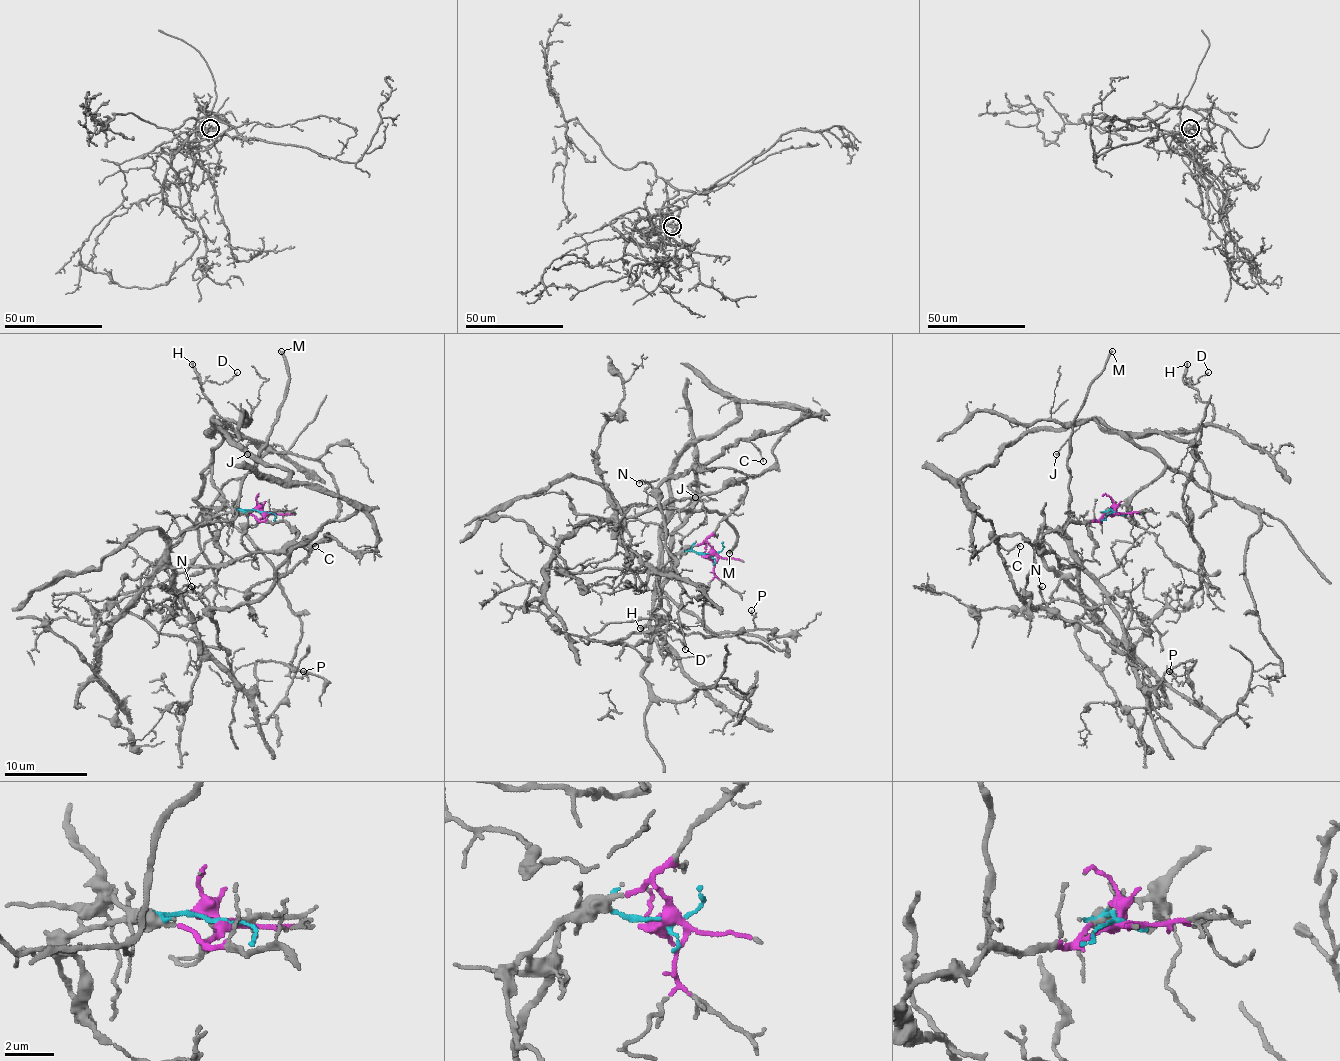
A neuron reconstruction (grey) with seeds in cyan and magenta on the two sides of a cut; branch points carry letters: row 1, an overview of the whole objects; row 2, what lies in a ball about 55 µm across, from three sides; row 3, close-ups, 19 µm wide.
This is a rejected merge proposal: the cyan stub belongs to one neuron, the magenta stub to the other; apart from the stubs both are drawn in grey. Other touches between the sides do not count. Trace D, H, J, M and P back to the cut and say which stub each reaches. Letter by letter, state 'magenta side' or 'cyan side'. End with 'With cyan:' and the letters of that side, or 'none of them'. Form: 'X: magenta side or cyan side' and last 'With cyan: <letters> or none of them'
D: cyan side
H: cyan side
J: cyan side
M: magenta side
P: magenta side
With cyan: D, H, J

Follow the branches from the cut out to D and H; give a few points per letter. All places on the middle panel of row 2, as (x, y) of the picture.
D: (712, 554), (679, 552), (660, 606), (664, 552), (654, 604), (671, 654), (650, 635), (658, 627), (685, 649)
H: (712, 554), (679, 552), (660, 606), (671, 568), (664, 552), (654, 620), (671, 654), (639, 629)

